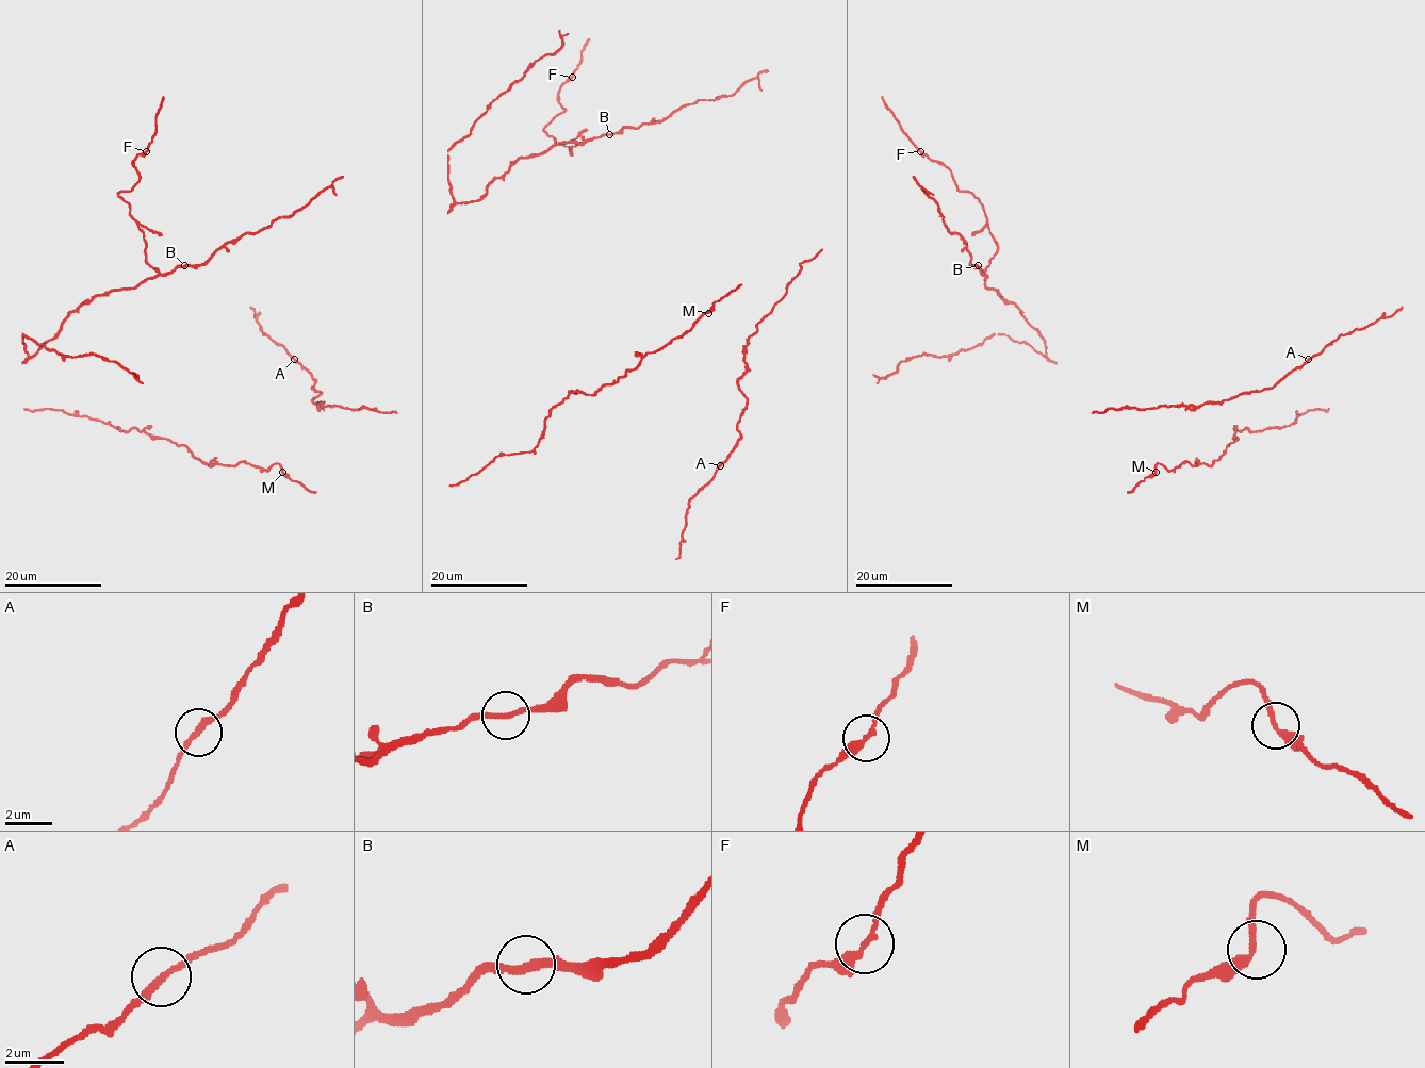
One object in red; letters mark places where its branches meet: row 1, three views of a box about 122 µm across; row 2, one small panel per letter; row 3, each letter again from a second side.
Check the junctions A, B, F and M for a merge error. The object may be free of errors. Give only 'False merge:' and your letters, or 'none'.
False merge: none

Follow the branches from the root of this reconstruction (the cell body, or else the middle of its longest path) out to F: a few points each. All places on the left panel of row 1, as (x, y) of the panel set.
F: (184, 267), (160, 274), (148, 263), (144, 234), (118, 195), (140, 179), (133, 161), (146, 151)

